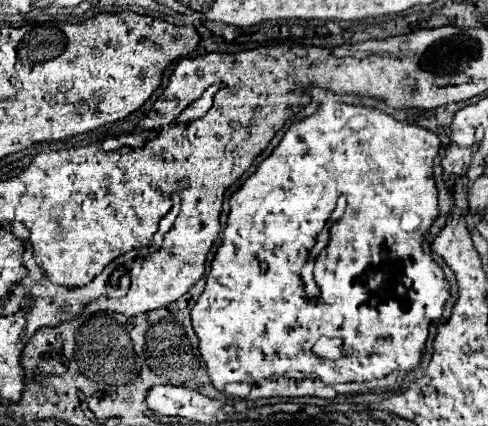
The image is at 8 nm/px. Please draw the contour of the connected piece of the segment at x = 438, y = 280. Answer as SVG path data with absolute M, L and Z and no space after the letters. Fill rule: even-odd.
M310 87L307 94L314 98L311 99L310 105L314 114L308 116L306 120L294 122L288 132L284 134L284 138L280 140L280 144L276 146L276 150L258 166L258 170L240 186L240 190L236 190L230 198L230 214L228 214L228 222L226 222L226 230L224 230L224 238L222 244L212 260L212 268L210 274L206 278L206 288L202 292L202 296L198 298L196 306L192 308L192 324L196 330L196 336L200 340L200 354L206 362L206 372L214 384L216 390L224 390L226 384L230 382L246 382L250 384L250 398L258 400L258 398L298 398L298 396L318 396L318 398L328 398L332 400L334 396L338 396L334 392L334 384L338 382L368 382L368 380L376 380L376 378L386 378L388 374L392 374L394 370L398 372L410 372L412 368L416 368L422 360L422 352L424 352L424 344L428 338L428 326L432 320L438 320L444 312L444 304L450 298L450 286L448 280L442 272L442 268L432 260L430 254L424 252L422 244L426 240L426 234L432 226L432 222L438 218L440 210L438 210L438 188L436 188L436 180L432 174L432 164L434 158L440 150L440 138L438 134L420 128L416 124L408 124L408 122L400 122L394 116L374 108L374 106L354 106L354 104L346 104L338 98L334 98L326 89L320 87ZM348 194L348 212L344 212L342 220L338 220L338 224L332 226L330 230L330 242L326 244L326 248L320 252L320 256L316 258L316 266L314 266L314 280L318 286L318 296L314 298L314 304L304 300L304 282L300 278L300 270L304 266L304 260L308 256L308 250L314 246L314 238L320 234L320 230L326 226L336 200L340 196ZM404 212L414 212L416 216L420 216L420 226L416 230L404 230L400 226L402 222L402 214ZM318 334L324 336L336 336L344 340L344 354L340 360L332 362L332 360L322 360L318 356L314 356L310 352L310 348L314 346L314 342L318 340Z

